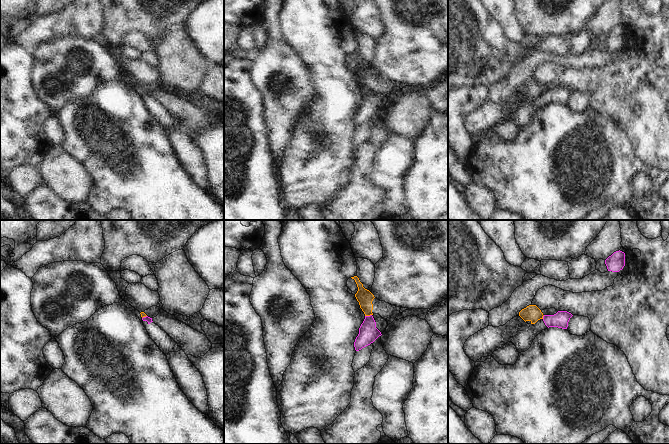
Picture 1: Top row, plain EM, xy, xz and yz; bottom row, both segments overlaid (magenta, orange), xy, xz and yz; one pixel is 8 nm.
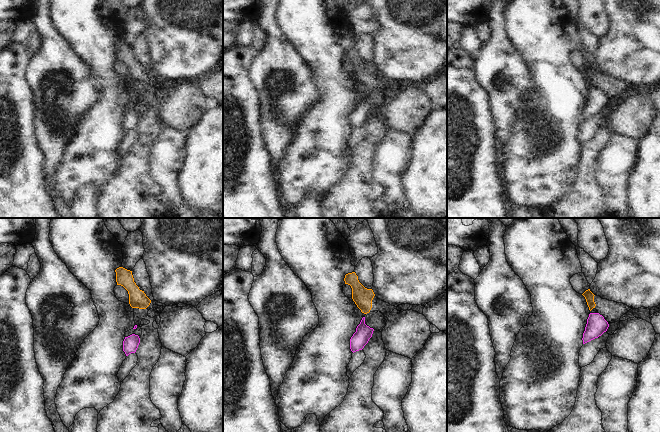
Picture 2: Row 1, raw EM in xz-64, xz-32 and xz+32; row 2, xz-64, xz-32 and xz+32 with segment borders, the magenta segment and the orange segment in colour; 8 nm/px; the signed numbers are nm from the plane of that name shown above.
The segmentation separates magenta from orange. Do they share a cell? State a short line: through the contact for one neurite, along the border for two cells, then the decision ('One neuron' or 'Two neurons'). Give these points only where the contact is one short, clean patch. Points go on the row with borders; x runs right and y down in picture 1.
Line: xz (371, 314), (365, 316). Two neurons.

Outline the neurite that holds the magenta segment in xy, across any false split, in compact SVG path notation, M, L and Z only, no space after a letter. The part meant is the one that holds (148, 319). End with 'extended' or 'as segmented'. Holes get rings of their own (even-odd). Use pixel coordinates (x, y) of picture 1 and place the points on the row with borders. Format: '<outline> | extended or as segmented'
M146 316L143 317L142 320L150 338L166 356L169 352L178 352L182 350L165 331L152 321L152 318Z | extended

